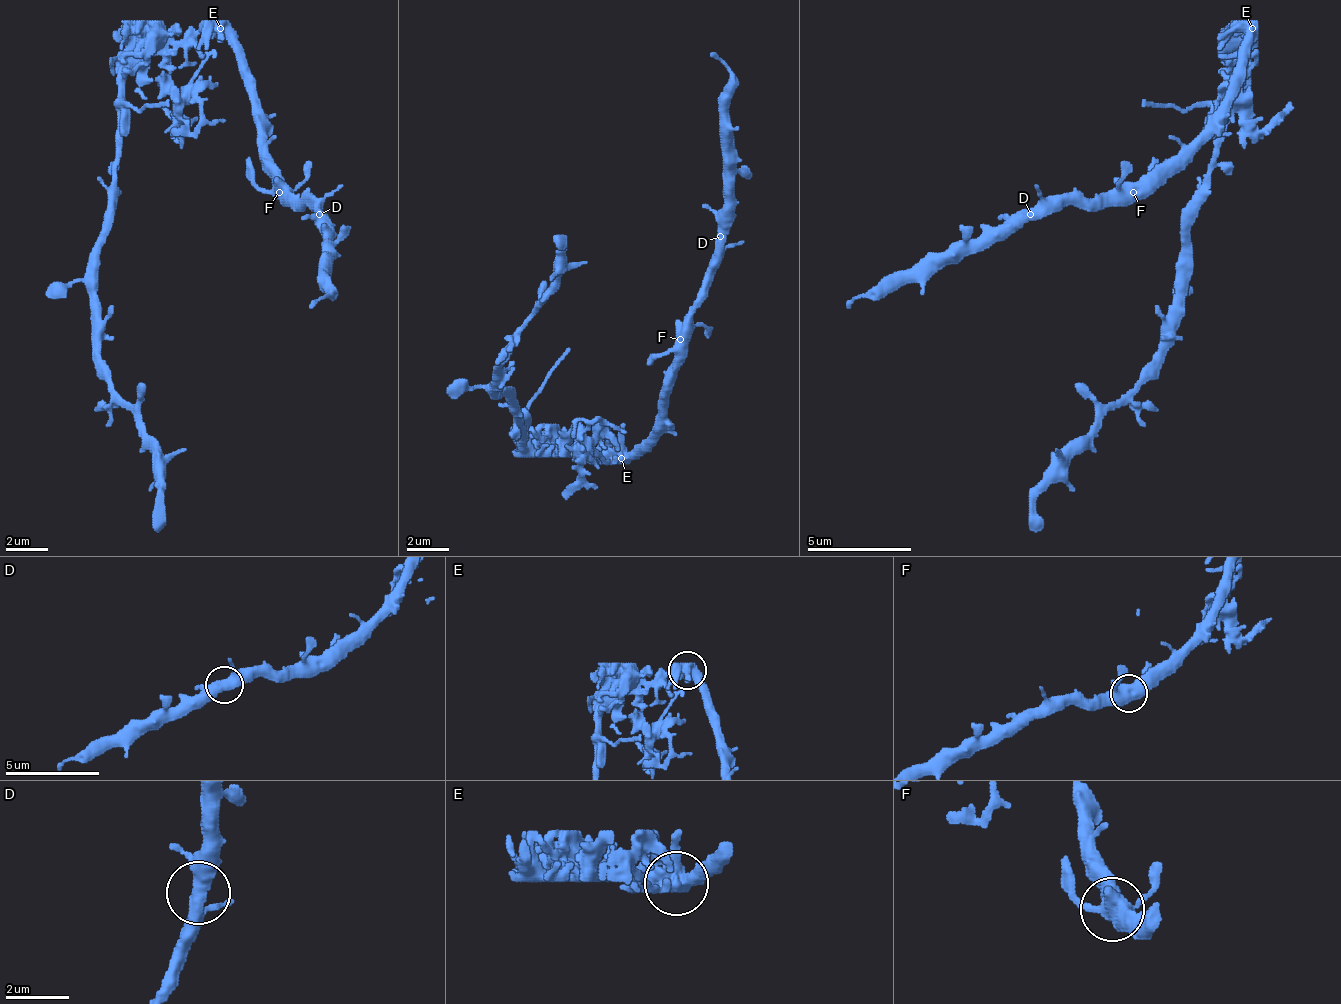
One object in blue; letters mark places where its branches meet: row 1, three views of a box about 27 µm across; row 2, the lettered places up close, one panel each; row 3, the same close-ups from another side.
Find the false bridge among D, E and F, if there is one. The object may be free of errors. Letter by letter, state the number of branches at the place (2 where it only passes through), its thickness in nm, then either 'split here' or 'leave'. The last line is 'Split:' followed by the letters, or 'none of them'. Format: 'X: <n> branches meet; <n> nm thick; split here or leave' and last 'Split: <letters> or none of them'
D: 3 branches meet; 420 nm thick; leave
E: 4 branches meet; 550 nm thick; split here
F: 4 branches meet; 550 nm thick; leave
Split: E

